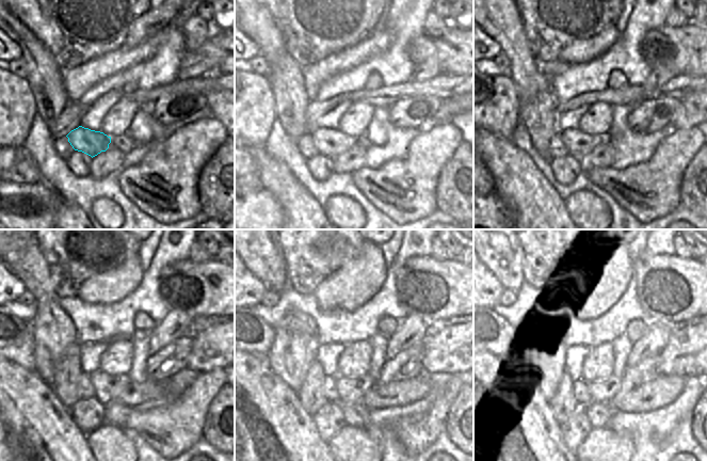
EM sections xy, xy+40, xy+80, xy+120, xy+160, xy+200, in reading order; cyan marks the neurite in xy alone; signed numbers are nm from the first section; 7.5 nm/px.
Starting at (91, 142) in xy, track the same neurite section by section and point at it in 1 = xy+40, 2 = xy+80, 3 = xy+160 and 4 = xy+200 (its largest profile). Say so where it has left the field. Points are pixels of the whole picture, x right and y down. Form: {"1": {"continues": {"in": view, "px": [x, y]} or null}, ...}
{"1": {"continues": {"in": "xy+40", "px": [327, 142]}}, "2": {"continues": {"in": "xy+80", "px": [578, 144]}}, "3": {"continues": {"in": "xy+160", "px": [350, 390]}}, "4": {"continues": {"in": "xy+200", "px": [603, 390]}}}

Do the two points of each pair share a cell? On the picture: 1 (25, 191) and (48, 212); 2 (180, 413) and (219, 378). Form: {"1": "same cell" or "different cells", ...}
{"1": "same cell", "2": "same cell"}

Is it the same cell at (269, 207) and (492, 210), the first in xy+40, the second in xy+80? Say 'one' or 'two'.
one

